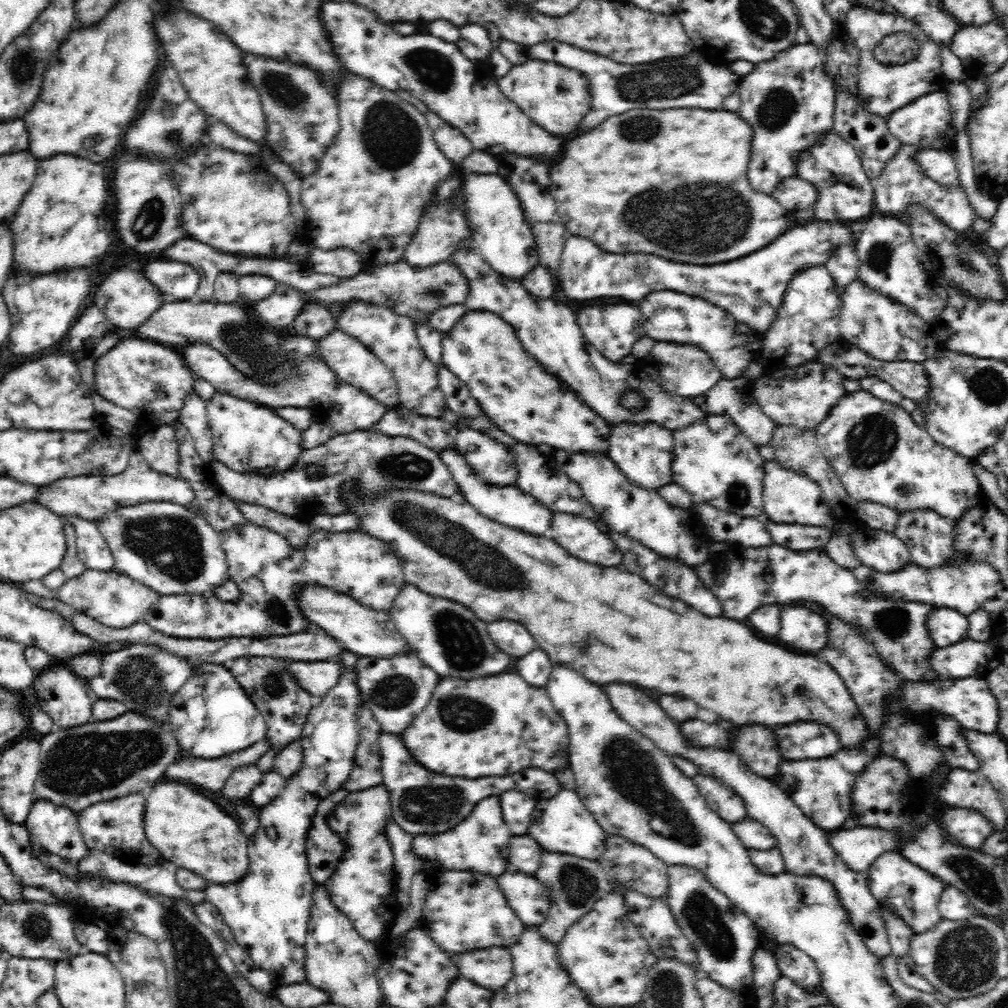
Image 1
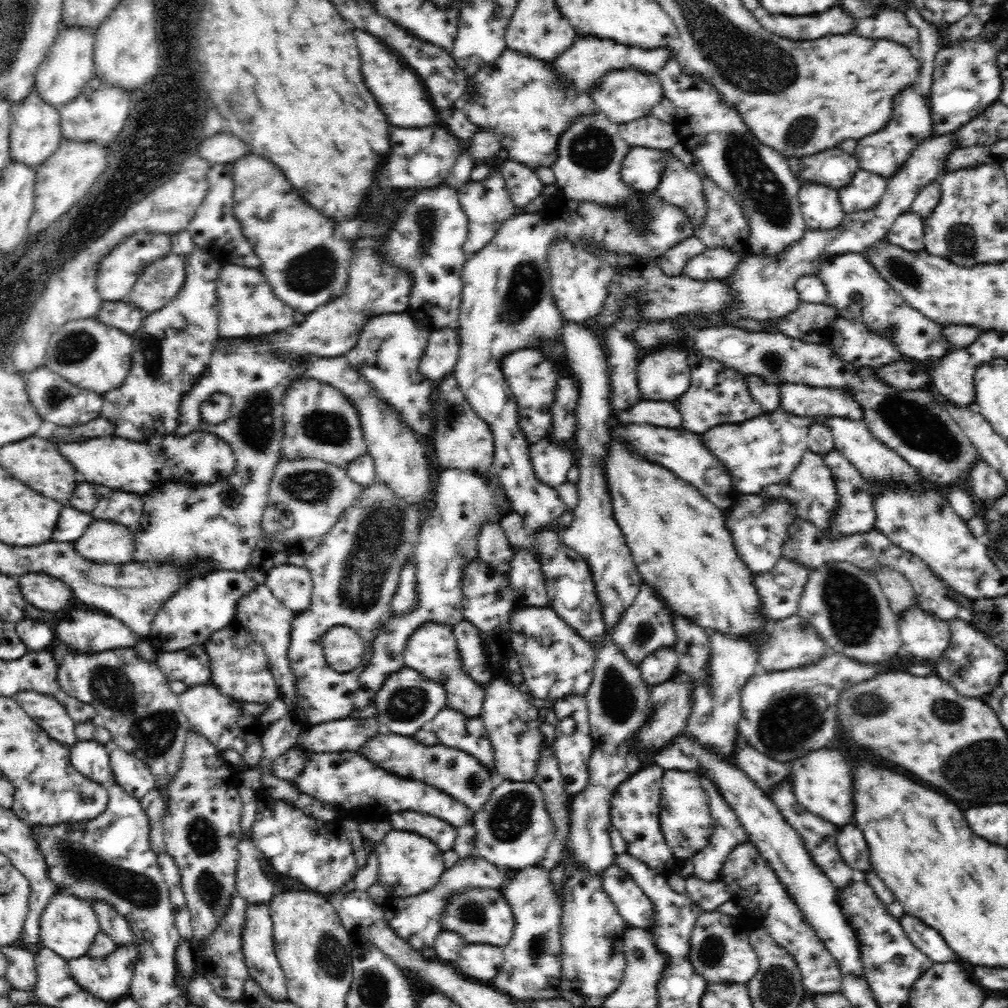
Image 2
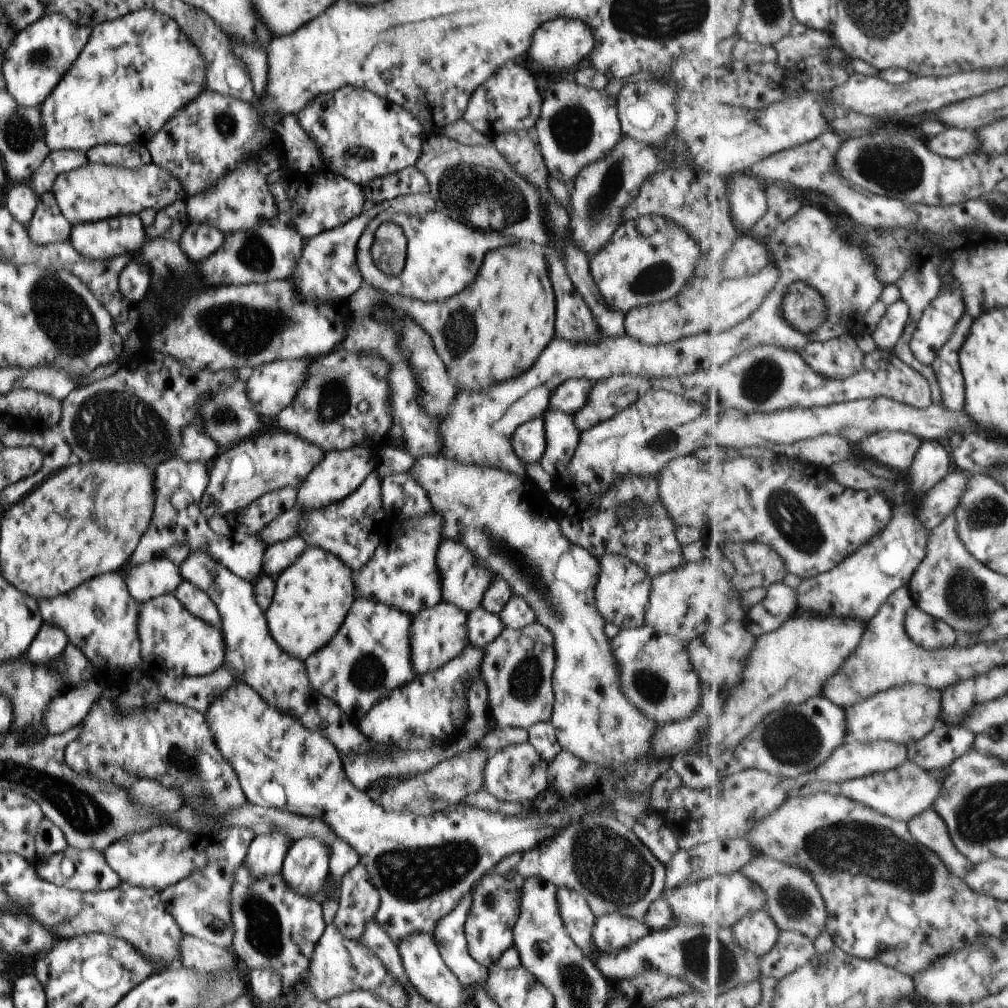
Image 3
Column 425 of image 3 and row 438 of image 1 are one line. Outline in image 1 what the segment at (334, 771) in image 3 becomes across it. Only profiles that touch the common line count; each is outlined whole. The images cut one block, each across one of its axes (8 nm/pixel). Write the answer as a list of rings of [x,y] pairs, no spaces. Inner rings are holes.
[[[864,390],[848,392],[814,432],[820,451],[854,502],[870,500],[884,504],[898,513],[914,509],[932,509],[955,522],[966,509],[975,508],[974,501],[981,497],[981,486],[972,471],[973,460],[934,441],[902,408],[878,399]]]

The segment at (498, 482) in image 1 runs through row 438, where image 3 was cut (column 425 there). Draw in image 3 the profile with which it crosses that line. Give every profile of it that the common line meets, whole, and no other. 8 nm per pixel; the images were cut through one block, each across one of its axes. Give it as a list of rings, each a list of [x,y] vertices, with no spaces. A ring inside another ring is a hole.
[[[444,454],[436,456],[422,456],[416,459],[414,466],[407,471],[408,476],[413,478],[414,481],[426,492],[427,498],[431,503],[431,509],[433,509],[438,515],[443,518],[441,524],[441,538],[442,540],[447,539],[450,541],[458,540],[474,557],[475,560],[485,567],[492,575],[502,578],[511,589],[513,596],[521,597],[534,612],[535,621],[541,626],[544,626],[548,631],[551,631],[552,637],[554,638],[554,653],[555,653],[555,664],[552,676],[552,685],[554,692],[553,701],[553,716],[551,719],[551,726],[554,726],[555,736],[560,744],[561,749],[569,751],[573,756],[576,756],[580,761],[584,763],[594,764],[604,769],[611,769],[614,775],[618,778],[613,782],[613,790],[620,795],[626,797],[632,795],[644,795],[653,789],[653,785],[665,774],[670,766],[670,758],[668,760],[662,759],[661,761],[653,761],[649,757],[649,753],[653,748],[653,737],[655,731],[659,728],[659,725],[636,707],[630,700],[624,695],[621,688],[621,679],[619,676],[619,667],[617,666],[616,658],[611,652],[610,640],[604,633],[606,622],[602,619],[602,616],[597,612],[595,606],[595,589],[598,583],[598,576],[600,573],[599,560],[596,559],[588,550],[582,549],[580,546],[572,545],[559,530],[558,515],[553,510],[543,510],[538,513],[532,507],[530,503],[530,497],[534,491],[532,485],[526,477],[516,476],[516,474],[510,474],[510,472],[504,472],[500,468],[494,468],[494,466],[482,466],[470,465],[466,462],[458,462],[454,458],[448,458]]]

